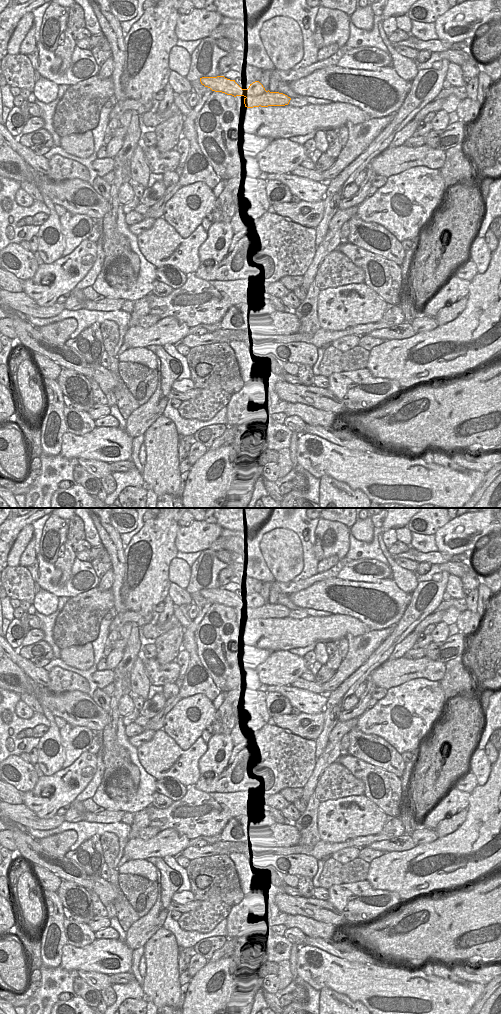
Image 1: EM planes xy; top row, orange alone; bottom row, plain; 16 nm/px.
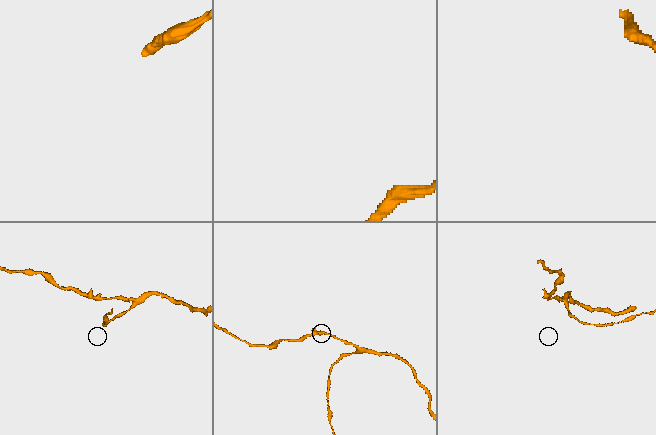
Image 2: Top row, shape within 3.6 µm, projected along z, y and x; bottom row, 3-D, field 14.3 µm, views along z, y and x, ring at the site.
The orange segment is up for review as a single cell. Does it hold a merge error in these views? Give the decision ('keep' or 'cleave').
cleave

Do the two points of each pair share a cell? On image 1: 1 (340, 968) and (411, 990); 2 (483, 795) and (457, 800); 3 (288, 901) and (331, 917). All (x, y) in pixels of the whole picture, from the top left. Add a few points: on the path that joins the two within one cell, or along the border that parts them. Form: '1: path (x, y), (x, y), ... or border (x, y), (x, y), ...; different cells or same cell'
1: path (358, 981), (385, 990), (393, 990); same cell
2: border (470, 793), (466, 808); different cells
3: path (299, 905), (320, 910); same cell

